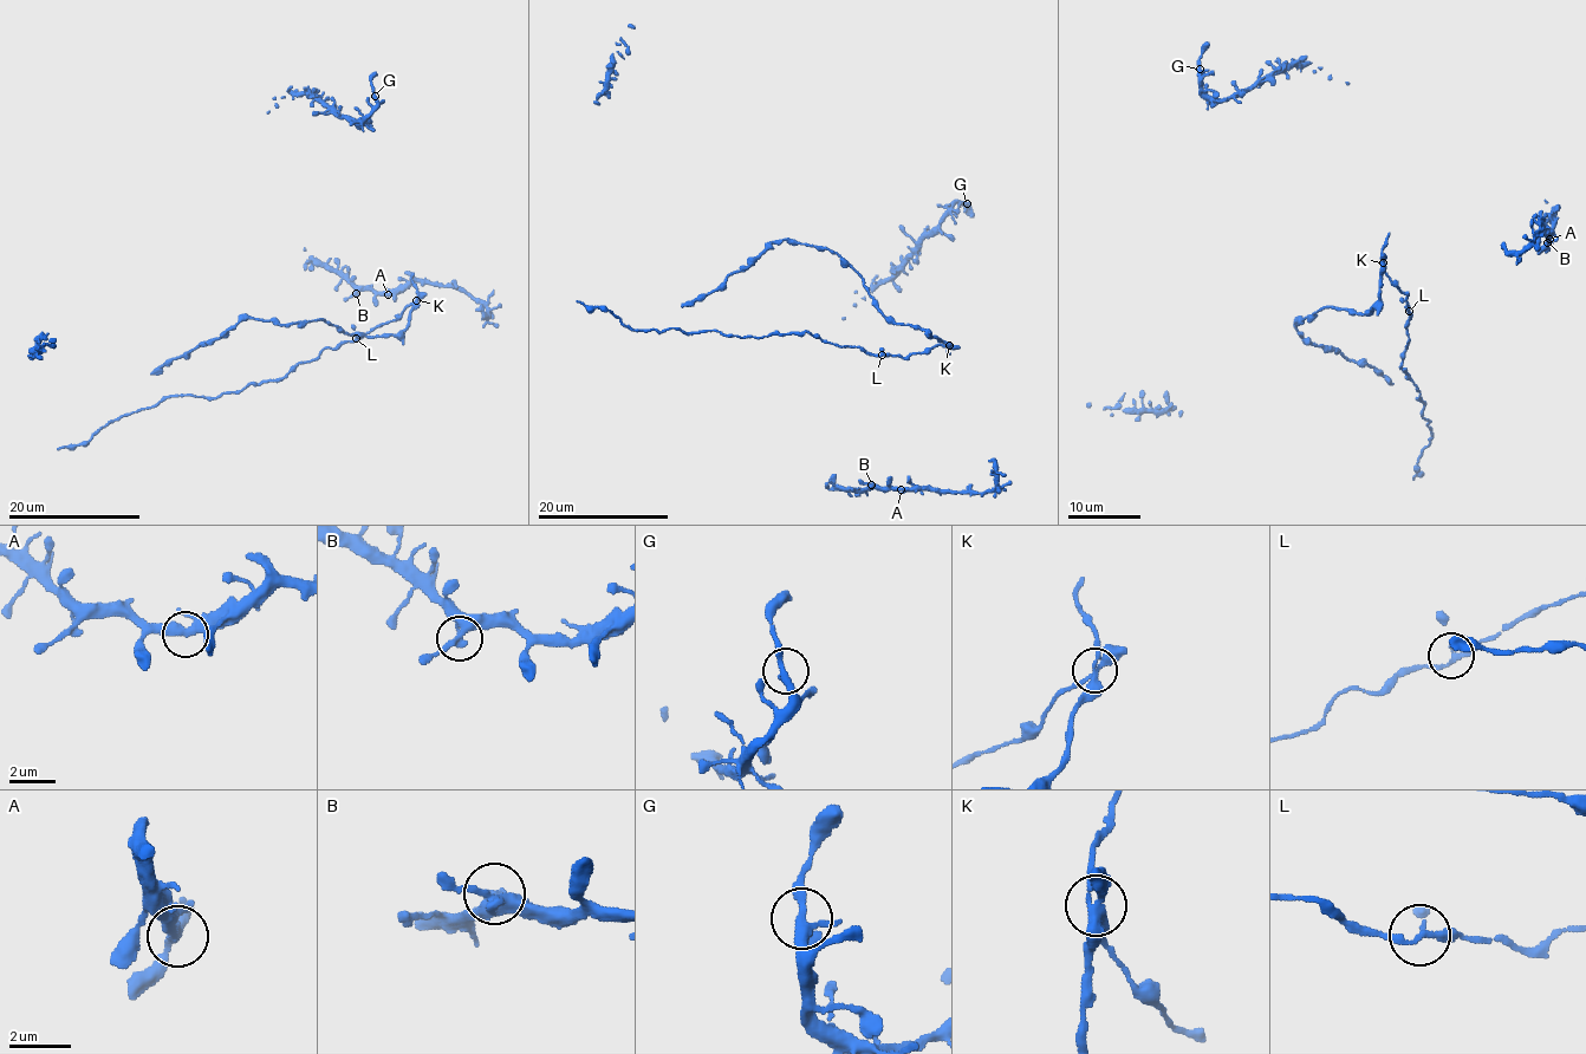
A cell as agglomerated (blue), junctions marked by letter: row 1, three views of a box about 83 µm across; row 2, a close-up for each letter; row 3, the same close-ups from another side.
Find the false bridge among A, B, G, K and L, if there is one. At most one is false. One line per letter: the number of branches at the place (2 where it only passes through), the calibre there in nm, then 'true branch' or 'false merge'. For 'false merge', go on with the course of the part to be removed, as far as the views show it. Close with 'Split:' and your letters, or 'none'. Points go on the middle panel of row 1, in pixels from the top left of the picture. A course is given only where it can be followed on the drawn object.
A: 3 branches meet; 320 nm thick; true branch
B: 3 branches meet; 320 nm thick; true branch
G: 3 branches meet; 280 nm thick; true branch
K: 3 branches meet; 320 nm thick; false merge; foreign part runs (949, 345), (924, 329), (890, 321), (863, 279), (834, 252), (785, 239), (775, 242), (716, 288), (681, 305)
L: 3 branches meet; 200 nm thick; true branch
Split: K

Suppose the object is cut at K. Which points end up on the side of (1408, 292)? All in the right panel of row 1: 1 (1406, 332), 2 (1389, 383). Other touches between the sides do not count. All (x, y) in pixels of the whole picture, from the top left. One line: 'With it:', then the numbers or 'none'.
With it: 1

